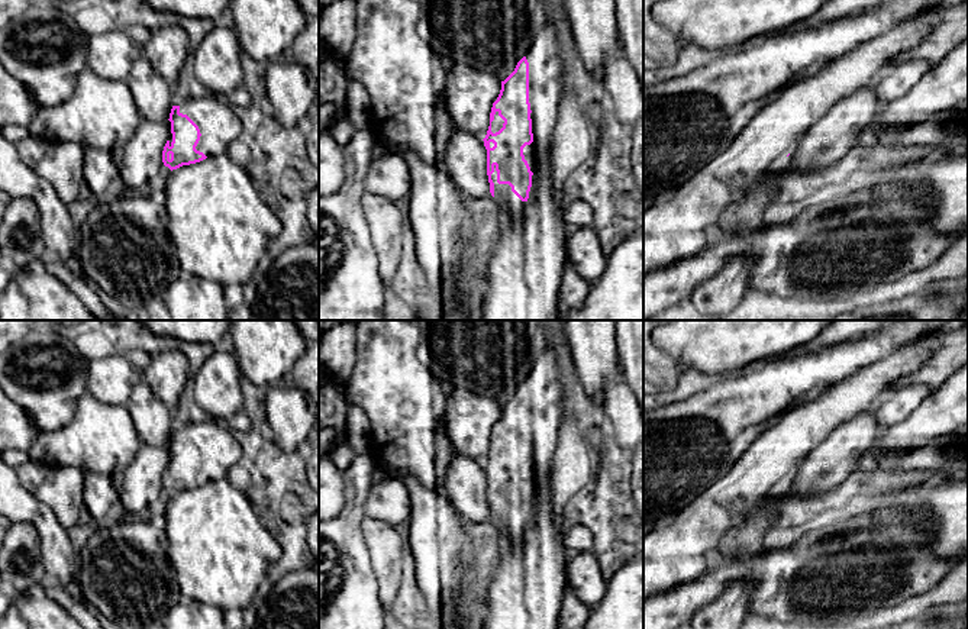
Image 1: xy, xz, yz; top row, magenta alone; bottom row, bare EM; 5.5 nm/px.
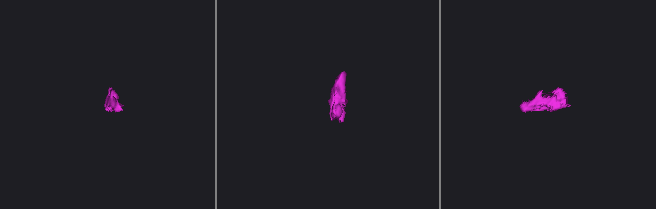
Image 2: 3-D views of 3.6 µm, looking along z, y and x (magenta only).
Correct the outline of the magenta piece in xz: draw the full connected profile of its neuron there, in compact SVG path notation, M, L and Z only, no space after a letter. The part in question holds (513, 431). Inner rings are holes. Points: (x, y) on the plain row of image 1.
M548 345L514 396L501 406L483 464L490 517L498 539L520 542L532 500L541 494L545 480L551 478L564 412L558 358Z

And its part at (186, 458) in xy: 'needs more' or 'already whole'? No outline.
needs more

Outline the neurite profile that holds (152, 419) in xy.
M145 380L135 386L125 407L142 443L157 446L170 443L174 413L154 394Z

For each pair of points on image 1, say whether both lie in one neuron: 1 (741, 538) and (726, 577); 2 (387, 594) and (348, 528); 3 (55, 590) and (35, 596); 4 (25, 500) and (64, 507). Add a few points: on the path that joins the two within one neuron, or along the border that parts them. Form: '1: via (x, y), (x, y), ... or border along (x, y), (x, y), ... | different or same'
1: border along (767, 550), (729, 561) | different
2: border along (362, 534), (380, 600) | different
3: border along (44, 584), (44, 592), (70, 613) | different
4: border along (32, 493), (52, 512), (65, 529) | different

